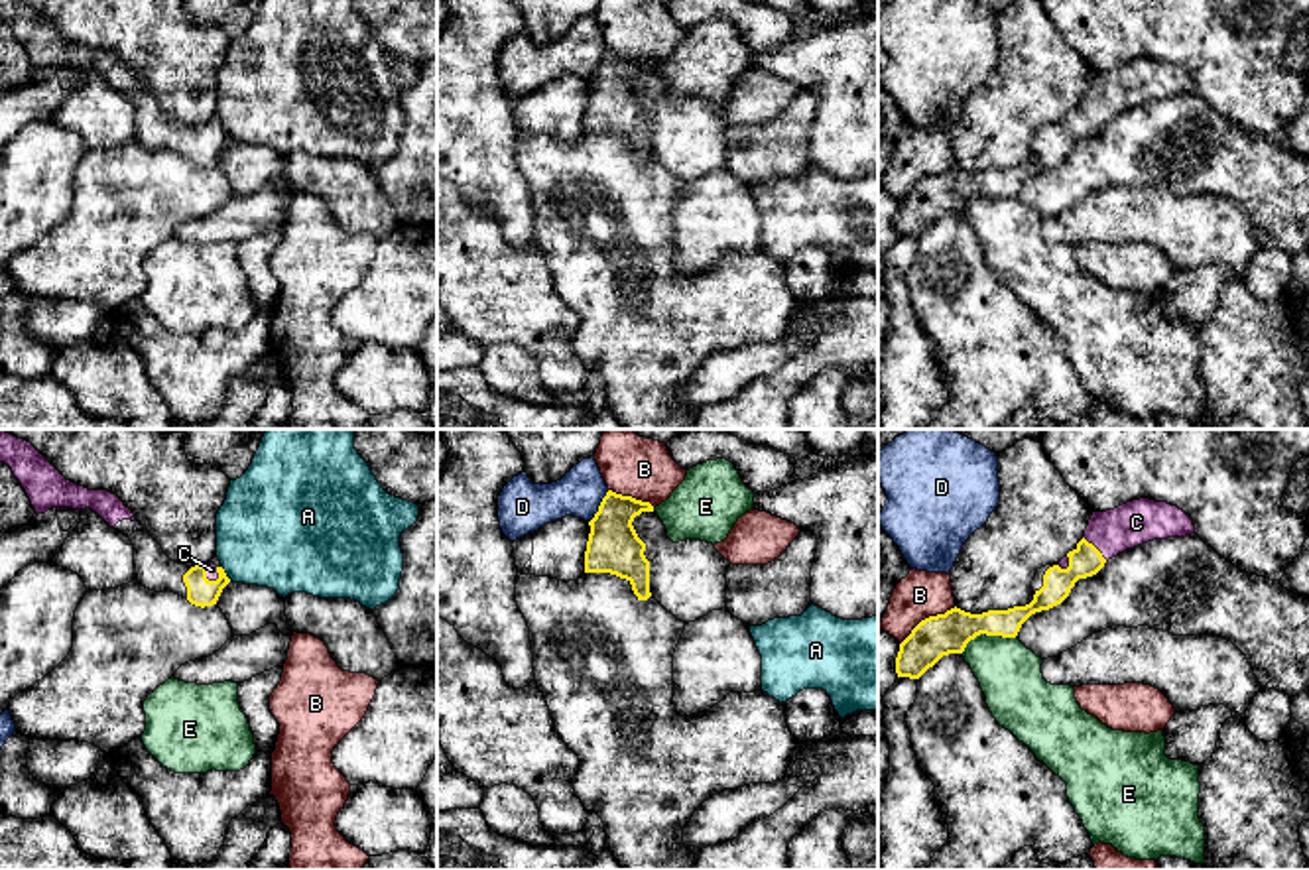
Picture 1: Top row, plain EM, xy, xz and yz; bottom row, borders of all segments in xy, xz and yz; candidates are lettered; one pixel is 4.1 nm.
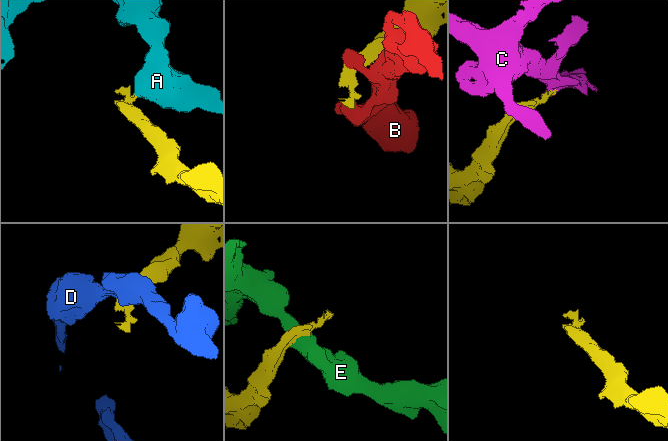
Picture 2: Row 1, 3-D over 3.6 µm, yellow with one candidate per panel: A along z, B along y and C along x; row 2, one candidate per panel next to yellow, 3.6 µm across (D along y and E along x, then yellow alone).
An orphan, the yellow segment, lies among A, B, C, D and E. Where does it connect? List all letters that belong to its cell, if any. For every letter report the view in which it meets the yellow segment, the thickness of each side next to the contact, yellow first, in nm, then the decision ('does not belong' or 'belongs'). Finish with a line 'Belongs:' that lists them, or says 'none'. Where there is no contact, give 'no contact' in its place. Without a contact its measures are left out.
A: meets yellow in xy; 120 nm thick on the yellow side, 440 nm on the other; does not belong
B: meets yellow in yz; 170 nm thick on the yellow side, 190 nm on the other; does not belong
C: meets yellow in yz; 130 nm thick on the yellow side, 180 nm on the other; belongs
D: meets yellow in xz; 220 nm thick on the yellow side, 190 nm on the other; does not belong
E: meets yellow in yz; 170 nm thick on the yellow side, 260 nm on the other; does not belong
Belongs: C

